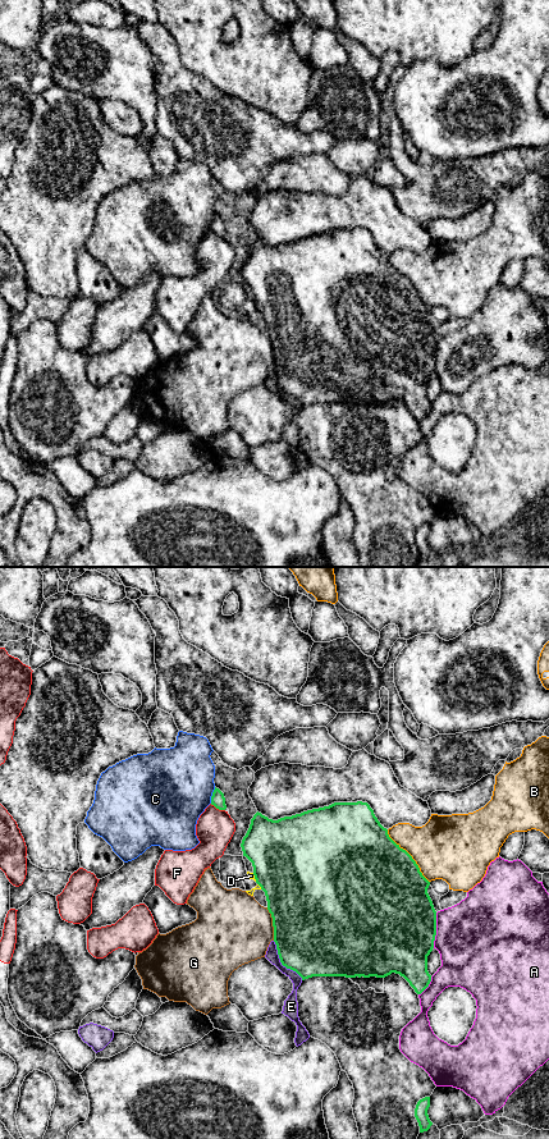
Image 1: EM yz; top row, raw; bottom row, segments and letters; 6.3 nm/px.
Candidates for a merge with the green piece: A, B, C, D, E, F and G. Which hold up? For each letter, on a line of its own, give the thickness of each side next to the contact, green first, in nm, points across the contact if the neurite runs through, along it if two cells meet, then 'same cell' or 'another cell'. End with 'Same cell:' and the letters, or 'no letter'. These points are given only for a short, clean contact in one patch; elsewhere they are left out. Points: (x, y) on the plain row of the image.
A: 500/480 nm | another cell
B: 500/400 nm | another cell
C: 90/480 nm | another cell
D: 500/40 nm | along yz (252, 300), (256, 307) | another cell
E: 480/80 nm | another cell
F: 90/240 nm | another cell
G: 500/460 nm | another cell
Same cell: no letter

